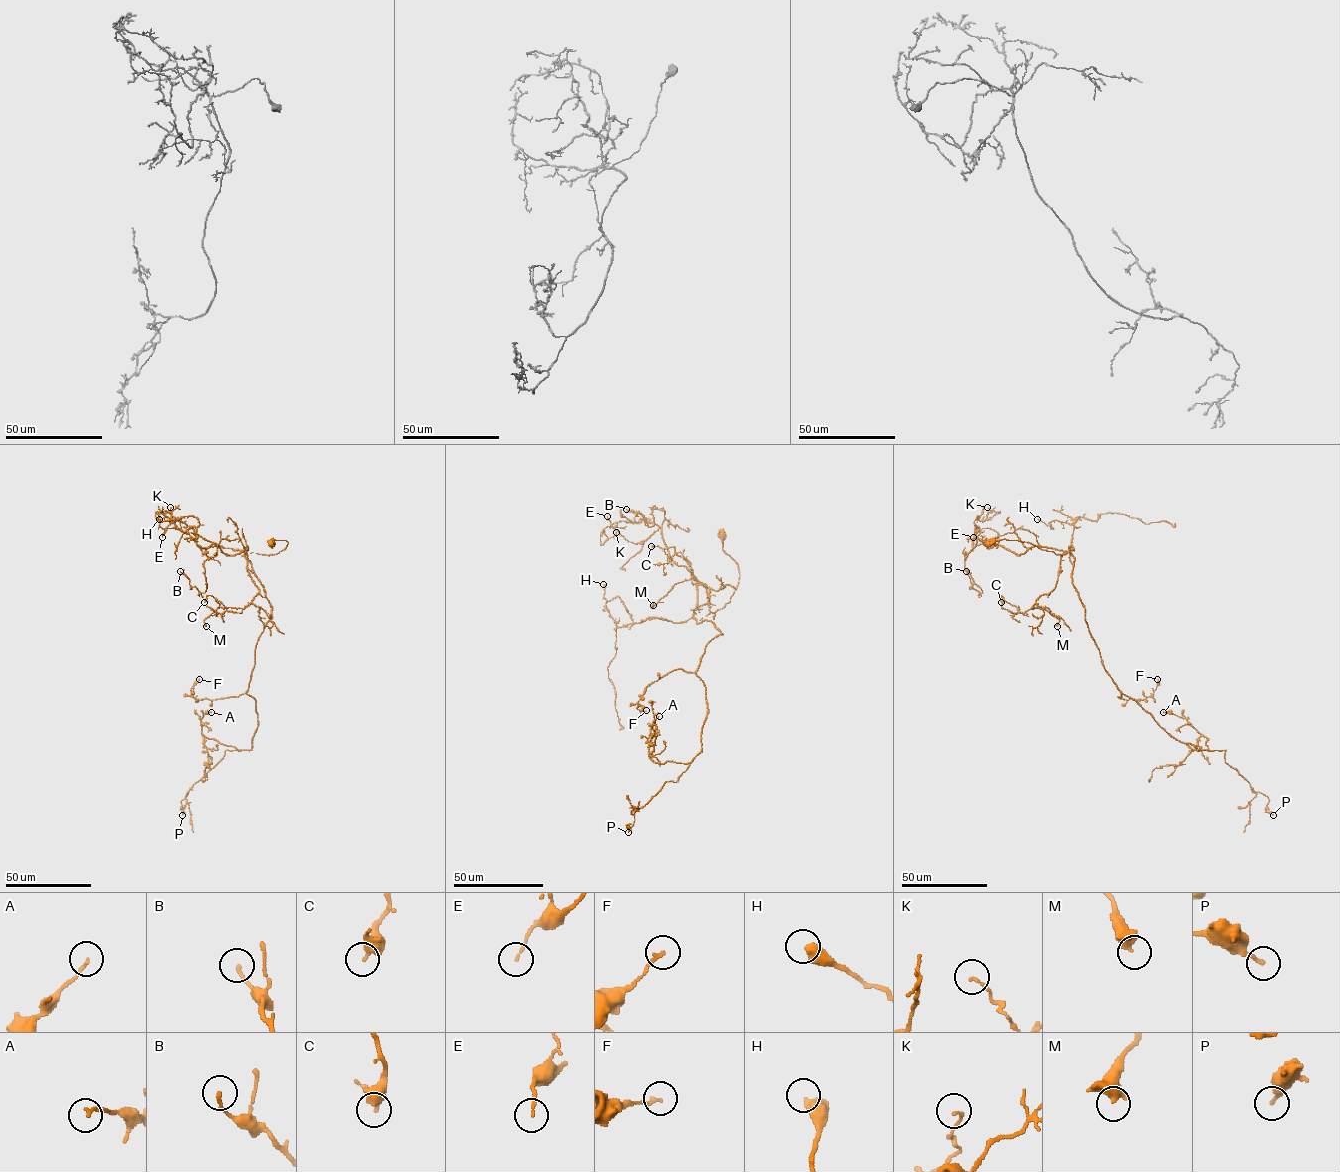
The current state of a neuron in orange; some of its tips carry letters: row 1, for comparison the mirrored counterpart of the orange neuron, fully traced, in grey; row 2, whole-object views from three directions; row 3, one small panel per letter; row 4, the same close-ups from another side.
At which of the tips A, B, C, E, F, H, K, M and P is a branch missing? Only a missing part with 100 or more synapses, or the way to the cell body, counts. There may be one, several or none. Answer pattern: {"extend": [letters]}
{"extend": []}

